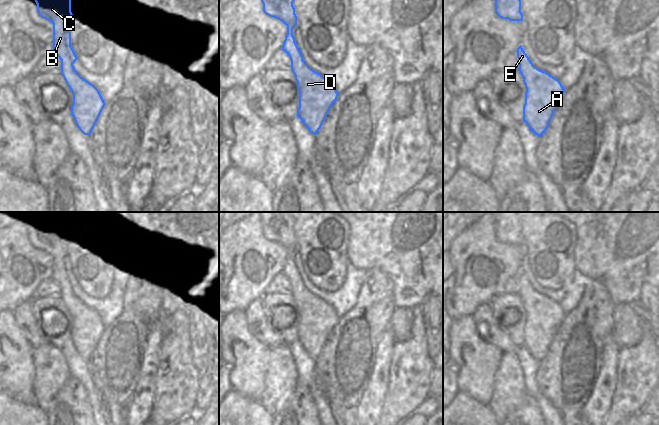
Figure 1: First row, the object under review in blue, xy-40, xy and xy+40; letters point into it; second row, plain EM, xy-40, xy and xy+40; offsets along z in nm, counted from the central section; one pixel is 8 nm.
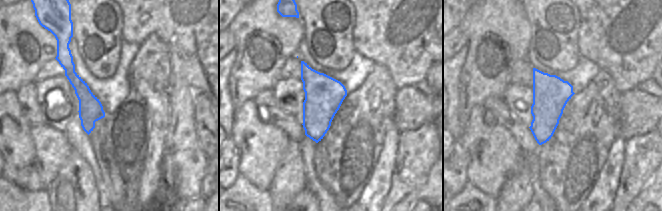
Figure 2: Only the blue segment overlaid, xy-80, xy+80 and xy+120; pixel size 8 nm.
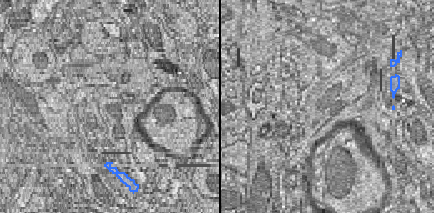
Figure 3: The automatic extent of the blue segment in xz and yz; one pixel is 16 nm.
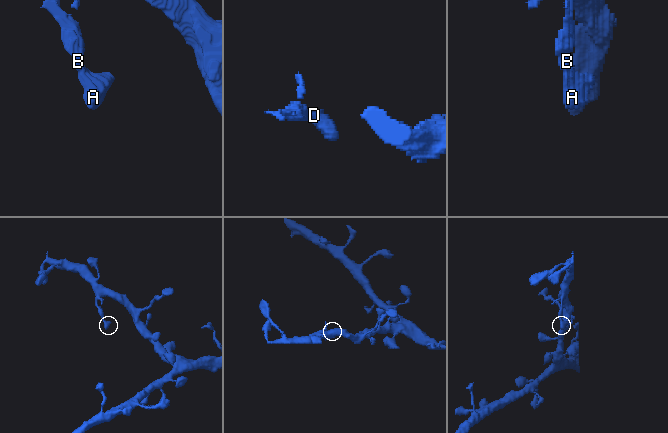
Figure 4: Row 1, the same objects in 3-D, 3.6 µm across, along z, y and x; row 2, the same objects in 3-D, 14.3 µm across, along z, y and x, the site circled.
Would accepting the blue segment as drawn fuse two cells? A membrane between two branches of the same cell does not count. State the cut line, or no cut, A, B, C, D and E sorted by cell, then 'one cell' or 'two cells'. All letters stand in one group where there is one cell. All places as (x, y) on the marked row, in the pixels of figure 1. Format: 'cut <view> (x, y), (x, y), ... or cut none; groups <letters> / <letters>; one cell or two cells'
cut none; groups A B C D E; one cell

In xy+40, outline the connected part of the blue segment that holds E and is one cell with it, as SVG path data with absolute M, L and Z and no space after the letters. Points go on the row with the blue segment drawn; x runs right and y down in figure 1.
M522 46L517 48L519 68L525 84L523 121L538 137L543 135L565 92L561 82L538 69L529 59Z

